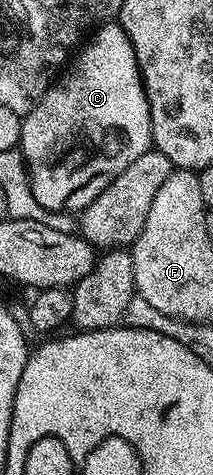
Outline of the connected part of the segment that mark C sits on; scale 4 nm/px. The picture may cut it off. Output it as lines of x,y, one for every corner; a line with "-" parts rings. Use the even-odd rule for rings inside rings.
118,23
101,24
63,73
36,106
23,114
18,150
27,166
29,187
41,208
76,215
94,203
138,155
153,148
152,128
134,47

